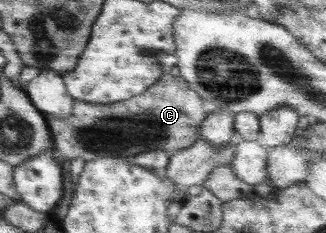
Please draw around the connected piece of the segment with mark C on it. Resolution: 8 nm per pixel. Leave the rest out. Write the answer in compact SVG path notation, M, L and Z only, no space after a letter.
M164 73L156 84L149 87L144 93L126 100L118 100L118 102L103 105L75 99L72 113L68 117L45 115L56 147L54 160L57 160L58 165L61 166L61 171L64 172L76 158L85 164L93 155L134 159L139 153L156 150L163 151L170 158L182 150L191 148L197 142L202 121L206 116L209 116L208 110L201 104L202 100L198 94L190 89L180 76L172 76L170 73Z

